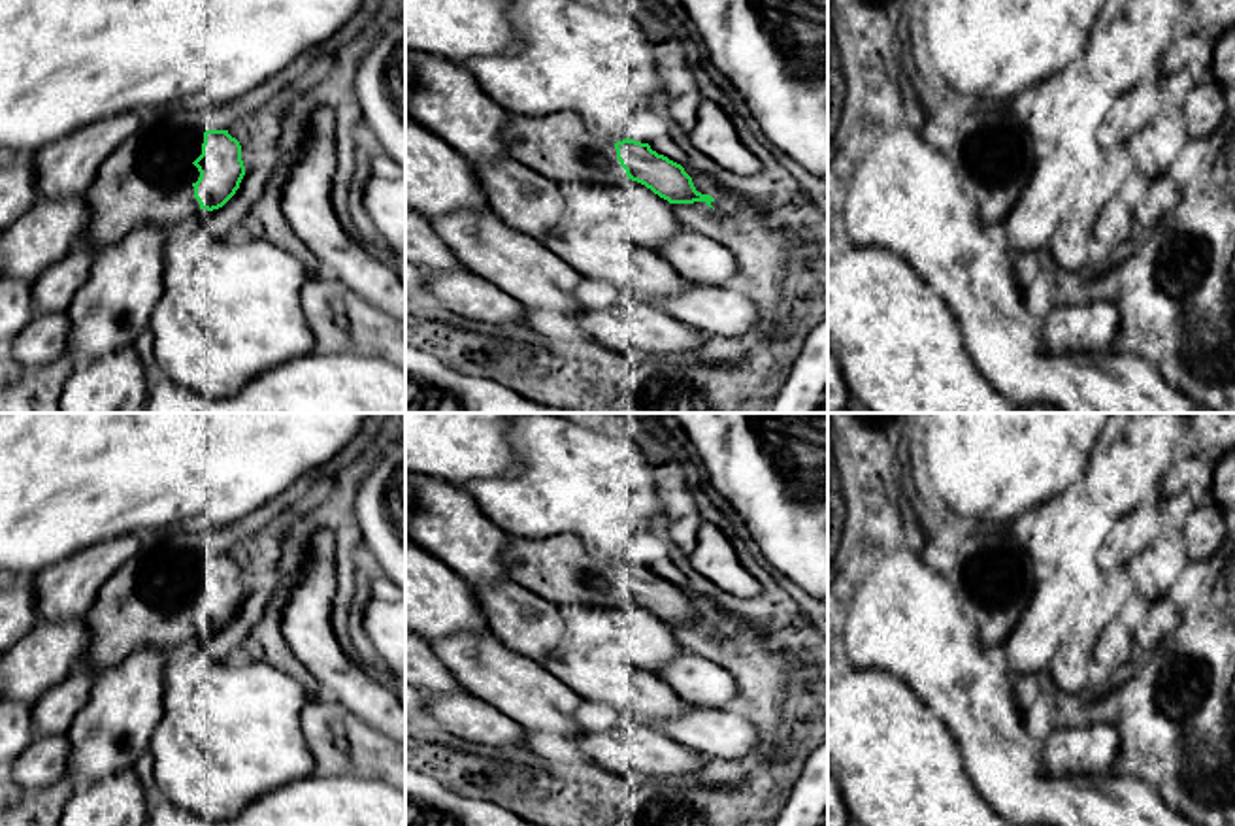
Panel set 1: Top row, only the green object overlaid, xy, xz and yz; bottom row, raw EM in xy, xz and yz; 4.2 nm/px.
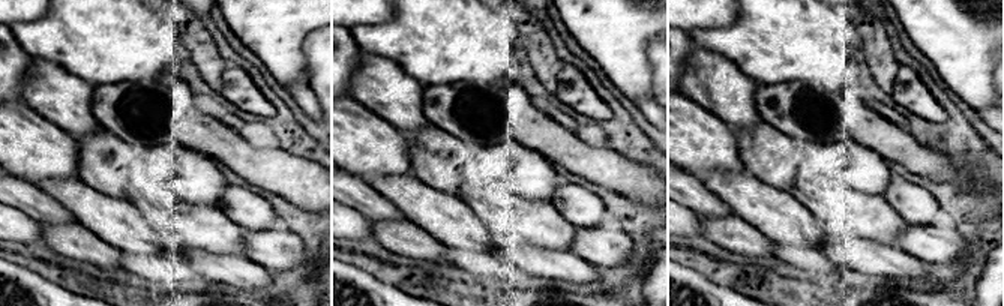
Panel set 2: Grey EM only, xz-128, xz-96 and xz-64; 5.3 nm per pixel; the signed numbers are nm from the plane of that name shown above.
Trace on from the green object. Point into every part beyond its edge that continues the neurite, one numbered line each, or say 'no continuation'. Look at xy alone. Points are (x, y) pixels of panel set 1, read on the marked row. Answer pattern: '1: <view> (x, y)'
1: xy (148, 180)

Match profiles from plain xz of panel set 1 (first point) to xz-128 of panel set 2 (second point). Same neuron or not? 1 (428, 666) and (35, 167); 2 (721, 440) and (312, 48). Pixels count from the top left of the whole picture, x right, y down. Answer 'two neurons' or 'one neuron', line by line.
1: two neurons
2: two neurons

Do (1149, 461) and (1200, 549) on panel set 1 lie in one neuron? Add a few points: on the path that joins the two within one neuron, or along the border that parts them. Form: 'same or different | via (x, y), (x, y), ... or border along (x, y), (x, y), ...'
different | border along (1185, 444), (1160, 483)

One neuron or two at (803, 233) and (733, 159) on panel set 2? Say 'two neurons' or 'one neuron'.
two neurons

